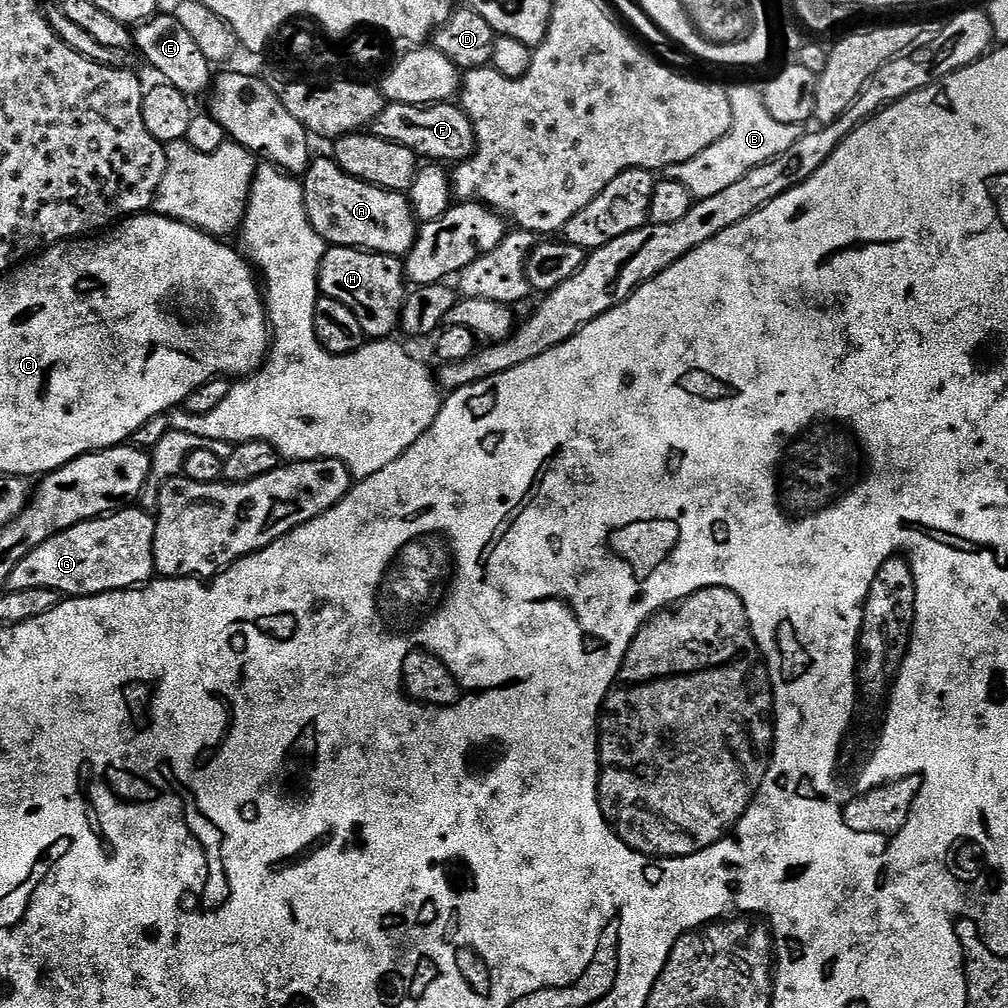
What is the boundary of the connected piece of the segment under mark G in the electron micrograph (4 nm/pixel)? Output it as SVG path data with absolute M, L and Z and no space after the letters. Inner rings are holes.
M140 506L121 508L119 512L70 526L42 542L42 546L30 550L30 554L10 570L7 591L54 590L61 597L71 598L139 588L149 583L156 572L155 533L155 515Z

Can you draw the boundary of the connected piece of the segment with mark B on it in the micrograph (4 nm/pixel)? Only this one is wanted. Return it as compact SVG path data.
M748 84L731 85L728 97L732 107L730 130L726 130L726 134L718 138L714 146L706 146L702 154L663 169L663 179L682 182L682 186L690 190L693 201L714 198L714 194L719 194L733 182L738 182L738 178L746 178L746 174L750 174L754 166L762 166L762 162L770 162L778 158L778 154L790 150L790 146L794 146L794 142L798 142L802 134L801 125L778 122L770 115L770 110L766 110L764 93L759 87L751 88Z

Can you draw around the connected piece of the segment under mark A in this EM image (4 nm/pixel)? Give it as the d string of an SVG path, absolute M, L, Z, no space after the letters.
M313 159L308 171L303 173L304 205L306 214L314 226L316 233L329 245L338 248L362 248L366 252L380 252L383 256L407 257L416 241L418 221L412 210L411 199L403 192L391 192L373 184L362 182L350 174L343 172L336 165L335 159Z

